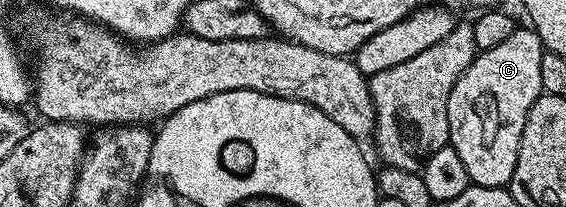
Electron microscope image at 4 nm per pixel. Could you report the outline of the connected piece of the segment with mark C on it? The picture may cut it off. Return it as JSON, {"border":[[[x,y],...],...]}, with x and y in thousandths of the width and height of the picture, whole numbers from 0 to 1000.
{"border":[[[915,135],[910,155],[903,155],[903,174],[896,174],[896,193],[875,213],[875,232],[848,246],[832,314],[822,333],[818,367],[811,367],[804,425],[797,425],[790,483],[792,700],[800,705],[804,734],[811,734],[834,894],[898,903],[910,831],[910,773],[917,754],[917,676],[924,657],[924,599],[931,580],[931,541],[959,444],[952,386],[952,324],[958,319],[959,271],[965,256],[943,145]]]}

